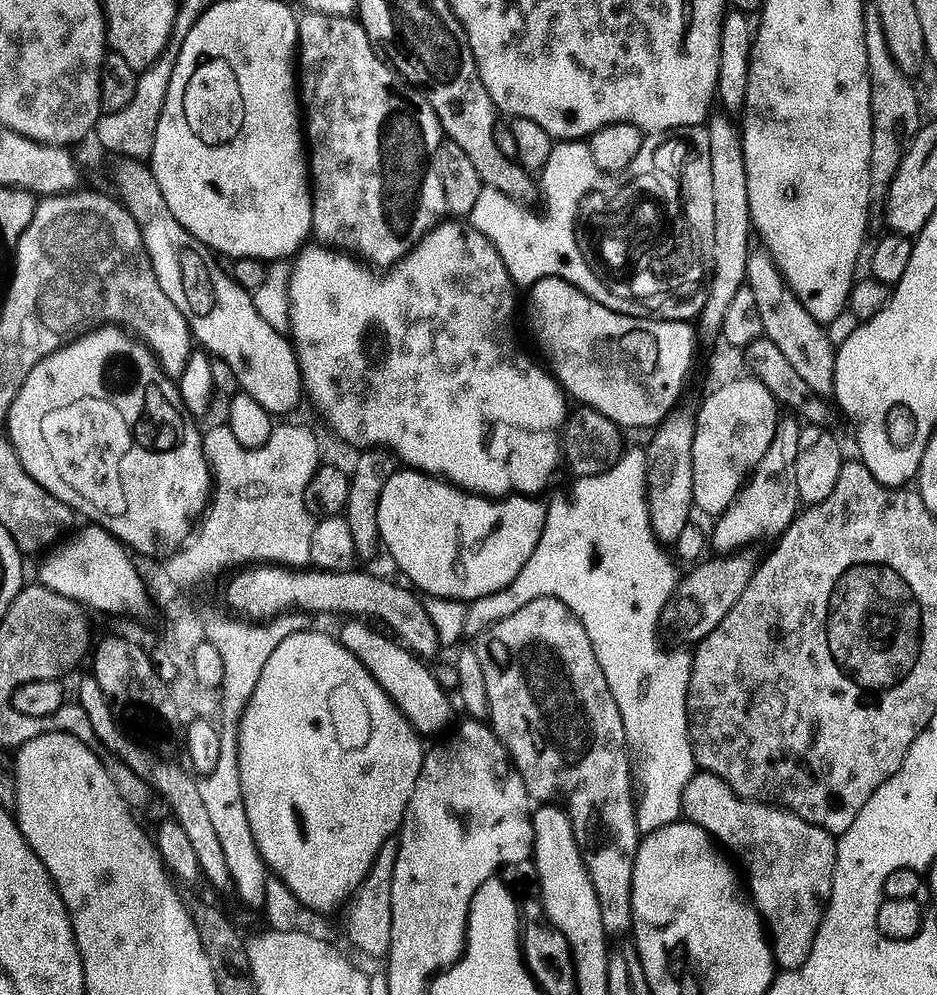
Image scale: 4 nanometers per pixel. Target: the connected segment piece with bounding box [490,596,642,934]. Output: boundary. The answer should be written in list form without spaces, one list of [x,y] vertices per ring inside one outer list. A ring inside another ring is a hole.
[[[540,596],[514,610],[514,614],[496,621],[496,640],[500,640],[500,644],[548,640],[552,648],[560,648],[564,664],[572,668],[576,684],[584,688],[584,700],[588,700],[592,720],[596,720],[596,728],[600,728],[600,740],[596,740],[592,756],[588,756],[580,768],[564,768],[564,764],[560,764],[552,752],[540,752],[540,756],[536,756],[536,712],[532,712],[532,704],[528,704],[528,696],[524,696],[524,692],[516,692],[516,688],[500,692],[500,688],[504,688],[500,680],[496,680],[496,696],[500,696],[500,704],[496,704],[496,708],[500,708],[500,712],[496,712],[490,724],[500,724],[500,729],[495,733],[506,745],[512,763],[520,771],[529,797],[533,801],[540,800],[536,802],[553,803],[563,808],[571,818],[574,838],[584,853],[584,865],[598,894],[605,933],[612,934],[619,928],[627,929],[632,923],[632,879],[642,833],[636,825],[634,778],[630,773],[630,764],[628,768],[630,752],[624,738],[622,714],[618,714],[618,704],[606,686],[606,678],[590,646],[590,638],[580,619],[569,612],[564,604],[551,596]]]

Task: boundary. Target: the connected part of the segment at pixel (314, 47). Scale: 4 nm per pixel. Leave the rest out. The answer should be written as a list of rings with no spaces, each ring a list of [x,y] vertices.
[[[305,11],[298,20],[298,92],[302,97],[302,112],[306,117],[306,144],[310,149],[310,187],[312,189],[312,230],[321,245],[355,254],[369,265],[391,266],[408,255],[417,242],[426,235],[429,228],[436,227],[445,219],[448,207],[446,194],[442,194],[442,181],[434,174],[432,155],[438,150],[442,139],[442,129],[436,113],[430,106],[423,91],[409,86],[387,63],[383,64],[381,53],[367,37],[359,19],[352,16],[331,16],[328,13]]]

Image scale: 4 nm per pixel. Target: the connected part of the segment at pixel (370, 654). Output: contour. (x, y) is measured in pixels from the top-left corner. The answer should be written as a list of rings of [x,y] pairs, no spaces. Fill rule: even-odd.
[[[350,618],[344,624],[338,634],[340,643],[362,662],[417,733],[426,736],[440,731],[450,720],[450,702],[431,672],[419,661],[421,659],[393,637],[366,626],[361,619]]]

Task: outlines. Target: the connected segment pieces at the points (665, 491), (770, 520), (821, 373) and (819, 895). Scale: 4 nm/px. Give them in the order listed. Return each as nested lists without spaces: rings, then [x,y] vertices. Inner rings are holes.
[[[673,411],[663,422],[656,425],[651,433],[652,441],[646,444],[648,453],[648,478],[646,481],[646,495],[648,498],[648,517],[652,519],[652,528],[656,539],[661,542],[675,542],[682,534],[685,527],[690,524],[688,515],[694,512],[692,502],[692,443],[696,421],[693,413]]]
[[[788,414],[785,420],[784,417],[777,419],[776,433],[760,463],[756,465],[747,483],[741,487],[739,496],[713,523],[717,524],[713,526],[712,534],[710,530],[711,547],[713,544],[716,550],[744,550],[749,547],[751,540],[758,539],[767,528],[772,528],[775,524],[787,526],[792,523],[798,512],[796,504],[800,500],[794,466],[798,458],[801,427],[801,421],[795,415]]]
[[[753,251],[749,255],[744,279],[750,290],[756,288],[753,294],[754,300],[757,302],[758,315],[761,318],[763,335],[770,342],[774,342],[774,346],[778,346],[778,350],[782,350],[786,362],[790,362],[790,366],[794,366],[795,372],[805,380],[806,386],[810,386],[810,390],[814,390],[822,397],[831,397],[834,392],[832,383],[836,365],[834,340],[832,344],[831,338],[824,330],[825,325],[814,319],[804,309],[800,299],[796,297],[795,300],[792,300],[794,294],[788,296],[788,291],[792,289],[791,286],[786,282],[780,284],[784,275],[778,269],[772,272],[776,263],[772,261],[767,251],[759,251]]]
[[[703,770],[697,771],[696,775],[690,778],[690,782],[686,782],[680,807],[687,823],[705,828],[737,861],[740,859],[744,863],[746,888],[760,919],[766,925],[772,955],[777,965],[784,970],[801,968],[816,941],[816,932],[822,919],[822,901],[832,890],[832,875],[836,869],[836,840],[833,833],[814,826],[775,804],[746,800],[722,778]]]

